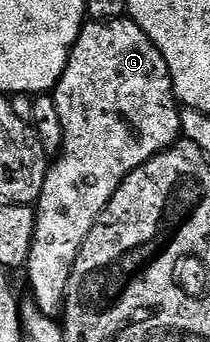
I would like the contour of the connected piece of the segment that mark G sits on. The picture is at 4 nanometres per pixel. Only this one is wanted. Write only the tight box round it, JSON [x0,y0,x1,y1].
[25,17,180,319]

